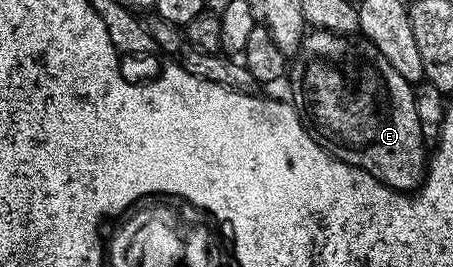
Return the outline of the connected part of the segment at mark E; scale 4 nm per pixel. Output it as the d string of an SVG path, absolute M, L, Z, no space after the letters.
M322 29L306 32L301 47L287 69L287 82L293 92L291 104L302 121L311 122L311 132L329 156L346 161L356 169L371 174L392 189L413 191L420 186L427 172L427 142L421 130L421 120L415 111L415 89L403 79L387 59L369 41L340 37Z

